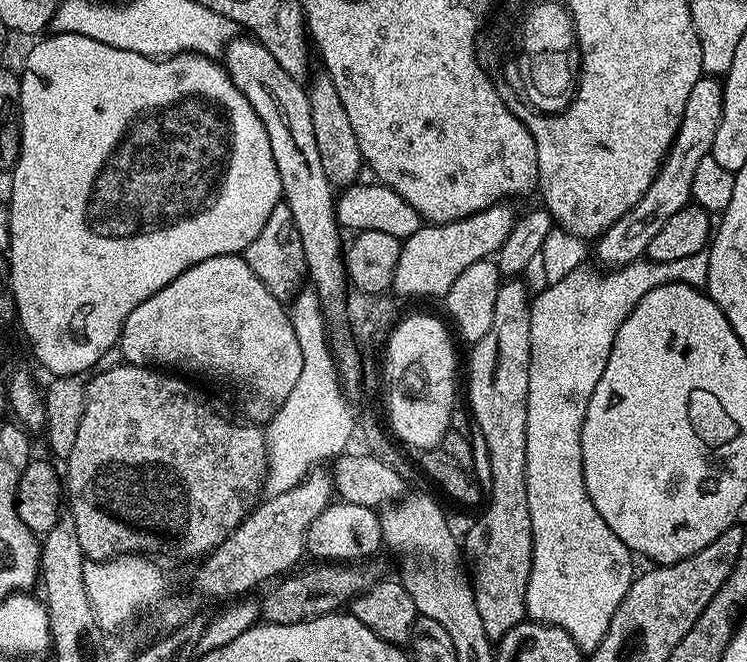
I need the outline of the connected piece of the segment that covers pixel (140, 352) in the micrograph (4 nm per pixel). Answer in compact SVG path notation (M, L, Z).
M240 254L206 258L206 262L198 262L190 266L190 270L178 274L174 282L146 298L146 302L142 302L132 311L130 318L126 318L118 345L127 363L157 370L175 370L180 374L193 372L216 384L229 384L236 395L237 406L248 415L245 417L254 422L271 420L282 402L290 398L302 375L302 350L294 334L289 309L270 294L266 286L262 286L258 274L250 270Z

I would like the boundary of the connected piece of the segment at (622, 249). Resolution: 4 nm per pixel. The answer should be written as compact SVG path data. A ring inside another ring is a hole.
M707 74L701 75L698 82L694 82L694 90L690 90L690 98L686 98L686 110L682 114L682 122L678 126L678 134L670 146L666 158L660 163L658 174L654 182L650 182L650 190L642 194L638 203L622 218L614 222L595 241L596 256L601 260L605 269L621 268L624 264L629 264L635 260L641 259L647 253L650 246L650 238L662 230L662 225L669 220L678 210L682 210L692 200L692 187L694 186L694 173L698 171L698 162L702 158L710 155L714 146L714 134L718 134L718 122L722 118L722 102L724 101L724 86L719 79L713 78Z

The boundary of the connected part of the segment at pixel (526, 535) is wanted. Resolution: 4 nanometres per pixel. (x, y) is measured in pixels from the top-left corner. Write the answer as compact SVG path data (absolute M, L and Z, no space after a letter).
M508 278L501 283L497 292L497 302L494 303L494 314L490 323L490 330L482 335L476 343L471 345L472 357L468 360L468 400L472 403L472 416L480 427L480 436L484 439L484 452L488 455L488 480L492 483L492 493L487 493L486 503L483 505L484 513L476 520L476 525L468 532L468 537L463 537L462 544L468 547L468 556L472 559L472 568L476 571L474 576L474 591L478 614L482 618L482 626L493 642L499 642L504 635L514 626L518 626L526 616L526 586L532 573L532 523L530 522L530 506L526 498L526 402L528 401L528 367L530 366L530 310L532 302L527 284L520 278Z

